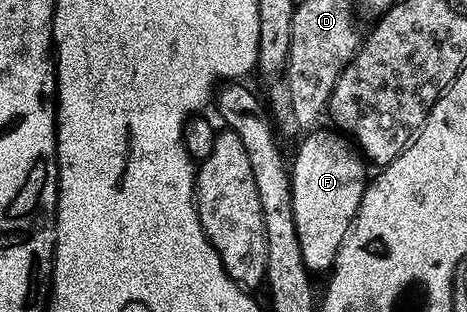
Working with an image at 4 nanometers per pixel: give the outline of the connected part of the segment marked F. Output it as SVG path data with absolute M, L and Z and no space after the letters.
M330 131L309 133L295 152L295 165L292 163L289 168L301 255L307 269L315 274L326 273L335 263L335 255L351 229L365 187L360 153L338 131Z

